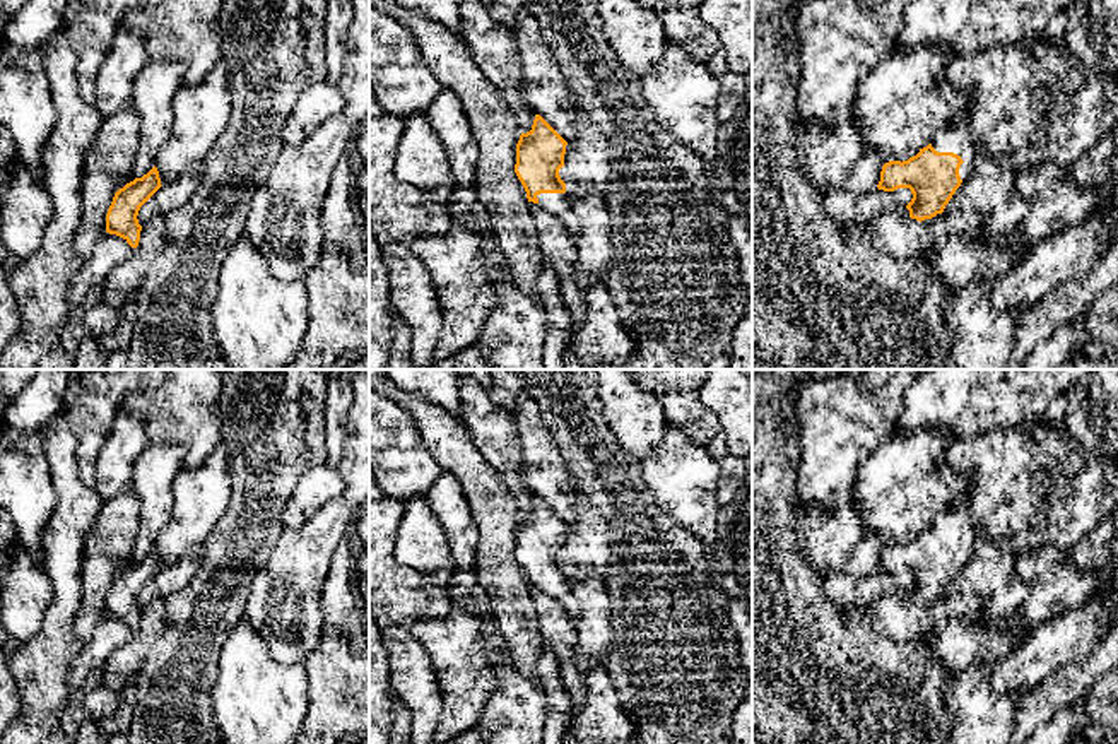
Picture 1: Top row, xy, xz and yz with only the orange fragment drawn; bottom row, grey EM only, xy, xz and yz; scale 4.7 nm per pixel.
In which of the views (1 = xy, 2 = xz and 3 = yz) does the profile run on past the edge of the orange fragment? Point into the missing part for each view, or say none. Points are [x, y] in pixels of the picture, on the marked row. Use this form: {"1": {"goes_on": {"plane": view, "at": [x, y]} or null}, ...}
{"1": {"goes_on": null}, "2": {"goes_on": {"plane": "xz", "at": [558, 204]}}, "3": {"goes_on": {"plane": "yz", "at": [954, 135]}}}

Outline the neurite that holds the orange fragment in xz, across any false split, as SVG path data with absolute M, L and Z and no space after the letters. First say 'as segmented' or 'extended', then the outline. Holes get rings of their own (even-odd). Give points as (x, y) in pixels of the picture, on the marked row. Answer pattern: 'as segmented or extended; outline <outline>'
extended; outline M535 115L532 130L521 133L516 144L515 173L528 202L538 204L561 219L569 234L576 238L580 219L566 193L566 183L559 176L566 145L568 142L540 115Z

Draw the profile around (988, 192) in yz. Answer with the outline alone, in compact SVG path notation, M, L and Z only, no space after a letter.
M978 156L971 176L961 183L944 212L974 210L981 231L1014 231L1031 210L1029 200L1015 192L1019 173L1010 157L998 161Z

